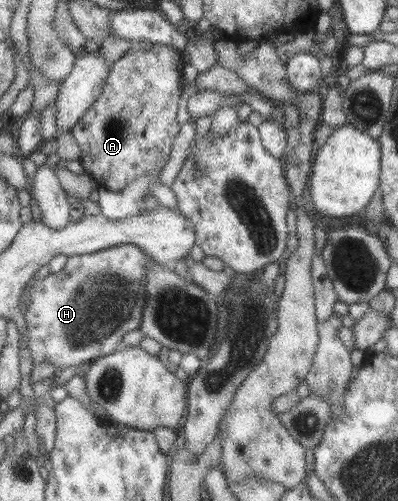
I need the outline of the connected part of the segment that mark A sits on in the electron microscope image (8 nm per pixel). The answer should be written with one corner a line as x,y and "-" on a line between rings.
172,45
154,46
151,50
135,47
124,59
112,64
113,73
105,92
71,132
82,147
83,165
100,186
122,191
145,174
161,174
169,164
183,128
178,122
178,110
182,102
182,74
186,65
183,50

